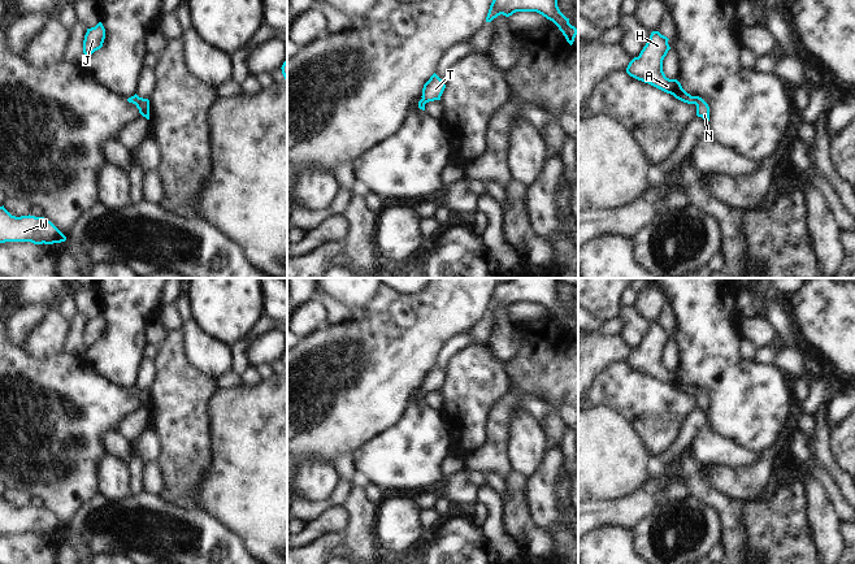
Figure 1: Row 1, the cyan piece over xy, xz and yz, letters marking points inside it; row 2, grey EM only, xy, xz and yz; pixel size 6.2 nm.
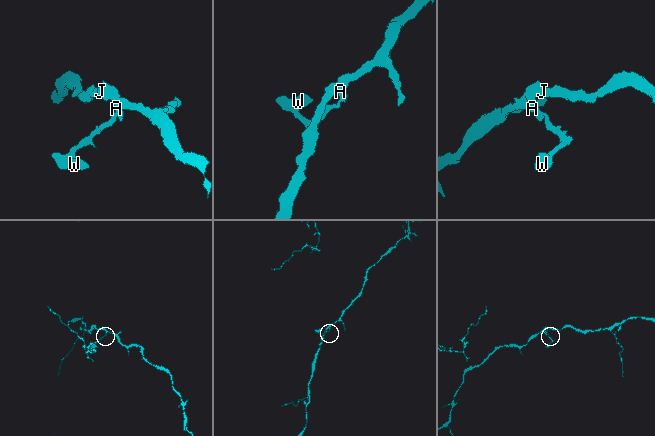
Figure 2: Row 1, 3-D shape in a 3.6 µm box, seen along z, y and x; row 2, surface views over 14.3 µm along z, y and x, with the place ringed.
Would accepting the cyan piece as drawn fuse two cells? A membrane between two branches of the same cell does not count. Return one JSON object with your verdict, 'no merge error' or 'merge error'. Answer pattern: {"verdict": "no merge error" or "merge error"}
{"verdict": "no merge error"}

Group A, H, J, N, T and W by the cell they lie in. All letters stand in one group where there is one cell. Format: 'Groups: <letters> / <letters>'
Groups: A H J N T W.

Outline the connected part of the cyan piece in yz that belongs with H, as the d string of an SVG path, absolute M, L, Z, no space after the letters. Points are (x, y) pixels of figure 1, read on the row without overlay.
M652 322L639 347L629 353L626 364L638 372L673 386L683 394L695 395L696 407L708 413L708 395L702 389L687 385L677 370L667 369L663 363L663 351L670 340L668 331L659 322Z

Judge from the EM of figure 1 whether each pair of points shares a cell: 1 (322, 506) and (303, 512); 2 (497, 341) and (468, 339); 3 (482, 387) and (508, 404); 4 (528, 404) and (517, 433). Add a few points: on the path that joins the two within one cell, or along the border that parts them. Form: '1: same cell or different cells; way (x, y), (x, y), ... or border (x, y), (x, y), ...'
1: same cell; way (317, 507), (308, 510)
2: different cells; border (486, 341), (491, 352), (502, 363)
3: different cells; border (504, 368), (508, 390), (491, 408), (486, 425)
4: different cells; border (521, 408), (538, 420)

